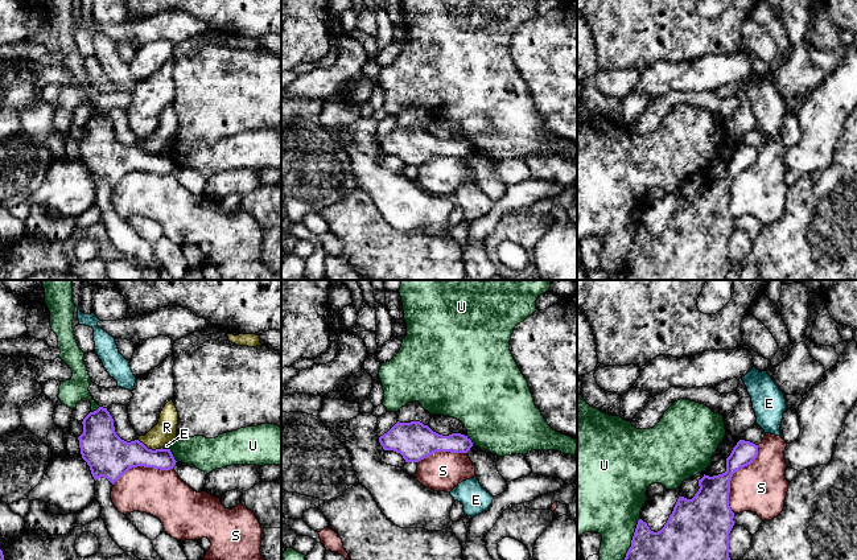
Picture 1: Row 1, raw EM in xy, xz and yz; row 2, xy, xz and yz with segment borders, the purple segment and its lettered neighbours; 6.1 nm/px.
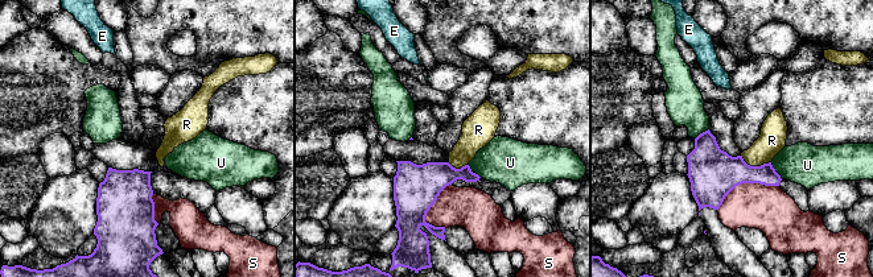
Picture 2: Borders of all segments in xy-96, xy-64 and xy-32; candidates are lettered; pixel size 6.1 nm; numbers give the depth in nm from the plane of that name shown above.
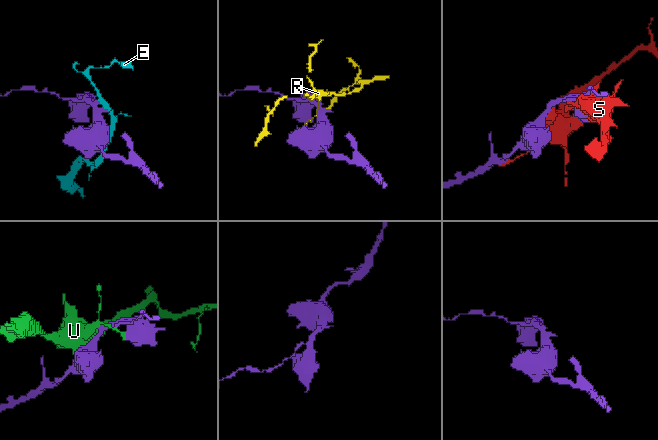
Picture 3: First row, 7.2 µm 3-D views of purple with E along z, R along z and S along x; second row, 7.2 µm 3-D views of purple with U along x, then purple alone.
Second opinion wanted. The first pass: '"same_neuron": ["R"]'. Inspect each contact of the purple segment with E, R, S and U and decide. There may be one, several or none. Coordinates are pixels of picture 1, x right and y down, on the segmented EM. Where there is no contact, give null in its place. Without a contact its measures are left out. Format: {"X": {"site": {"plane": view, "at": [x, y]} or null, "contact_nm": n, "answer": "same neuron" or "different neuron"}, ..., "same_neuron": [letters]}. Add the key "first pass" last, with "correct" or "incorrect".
{"E": {"site": {"plane": "xy", "at": [165, 449]}, "contact_nm": 60, "answer": "different neuron"}, "R": {"site": {"plane": "xy", "at": [149, 449]}, "contact_nm": 160, "answer": "different neuron"}, "S": {"site": {"plane": "yz", "at": [732, 476]}, "contact_nm": 440, "answer": "different neuron"}, "U": {"site": {"plane": "yz", "at": [633, 539]}, "contact_nm": 280, "answer": "different neuron"}, "same_neuron": [], "first pass": "incorrect"}

